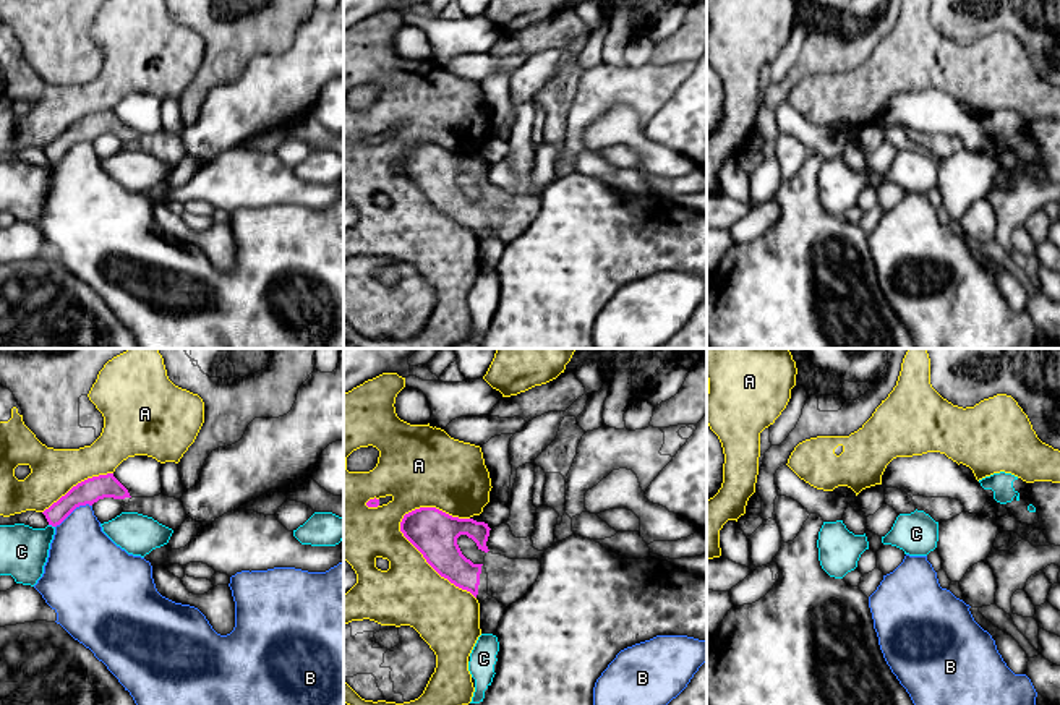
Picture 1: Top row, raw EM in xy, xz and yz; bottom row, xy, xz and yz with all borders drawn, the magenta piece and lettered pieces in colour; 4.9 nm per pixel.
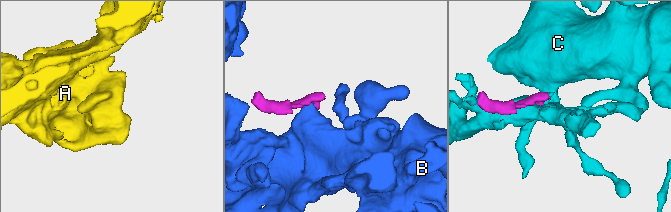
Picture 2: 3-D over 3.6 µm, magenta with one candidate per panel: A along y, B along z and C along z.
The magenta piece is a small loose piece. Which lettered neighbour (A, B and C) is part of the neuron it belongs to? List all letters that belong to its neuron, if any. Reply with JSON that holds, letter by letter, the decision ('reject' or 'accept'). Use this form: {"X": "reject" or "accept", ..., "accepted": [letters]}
{"A": "reject", "B": "reject", "C": "reject", "accepted": []}

